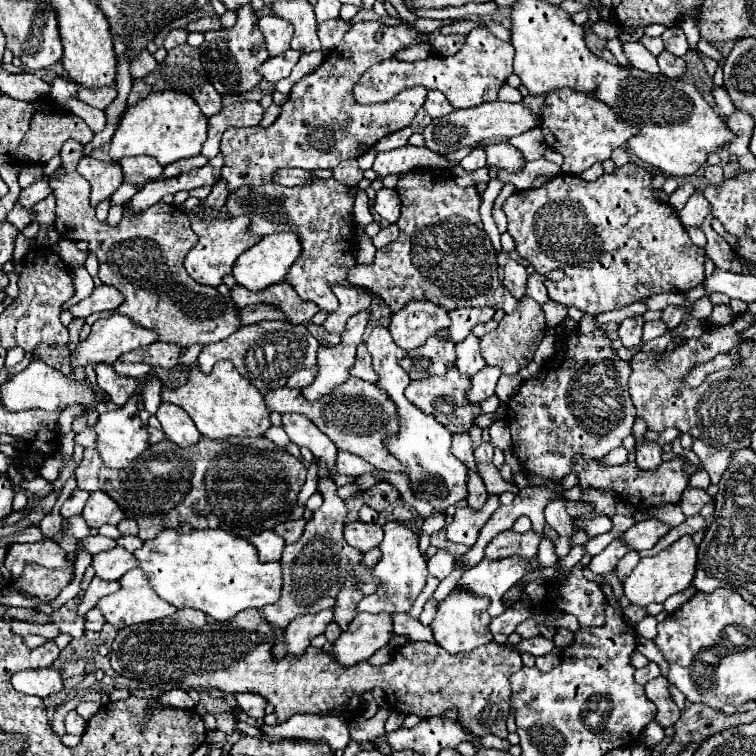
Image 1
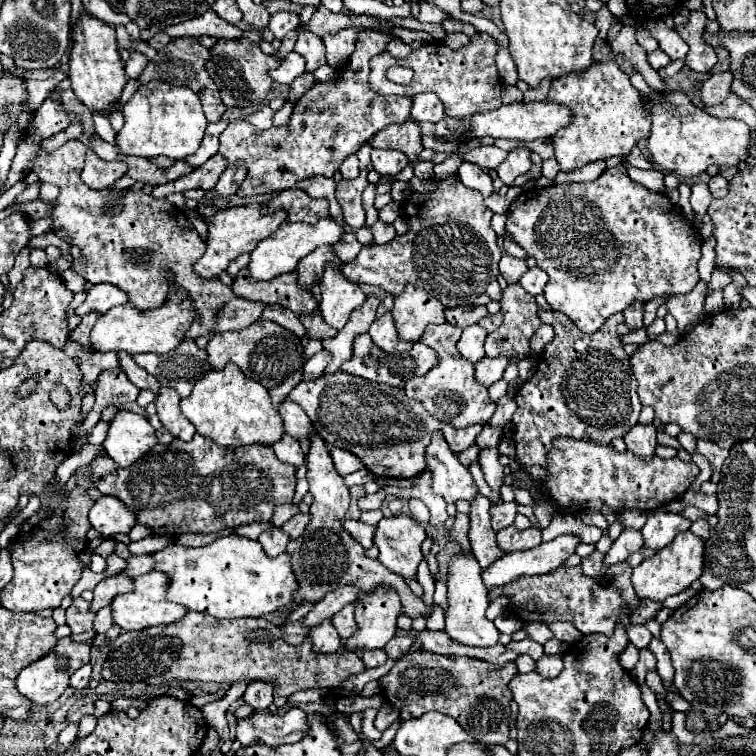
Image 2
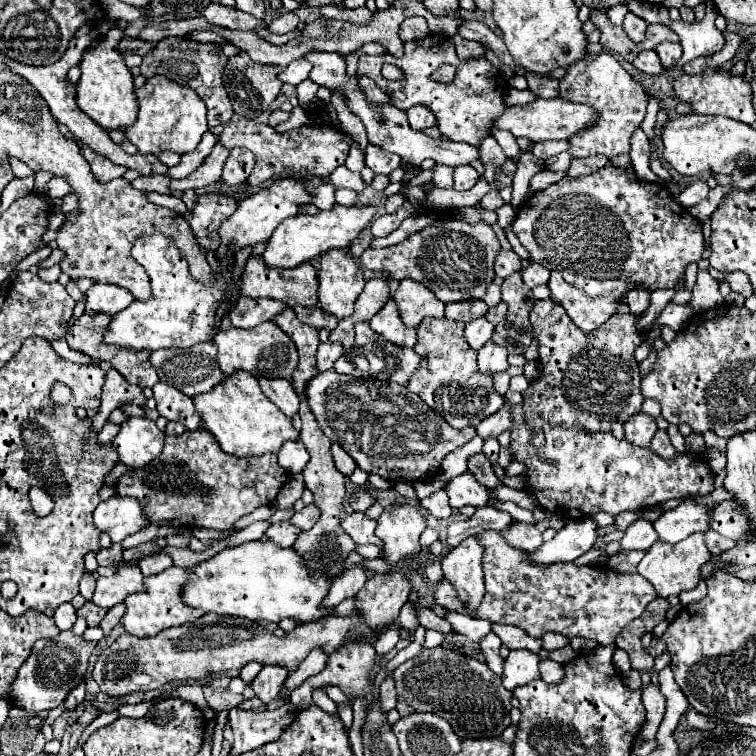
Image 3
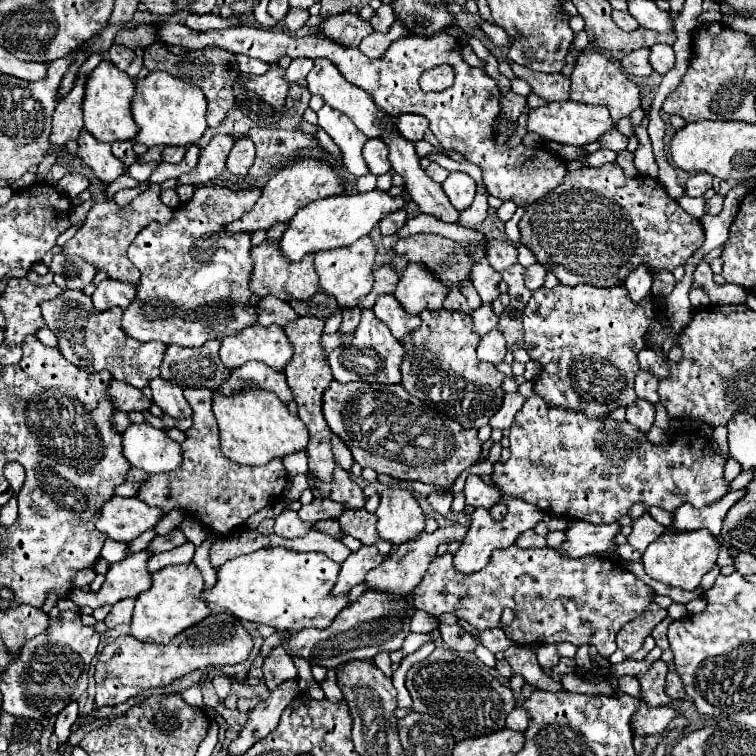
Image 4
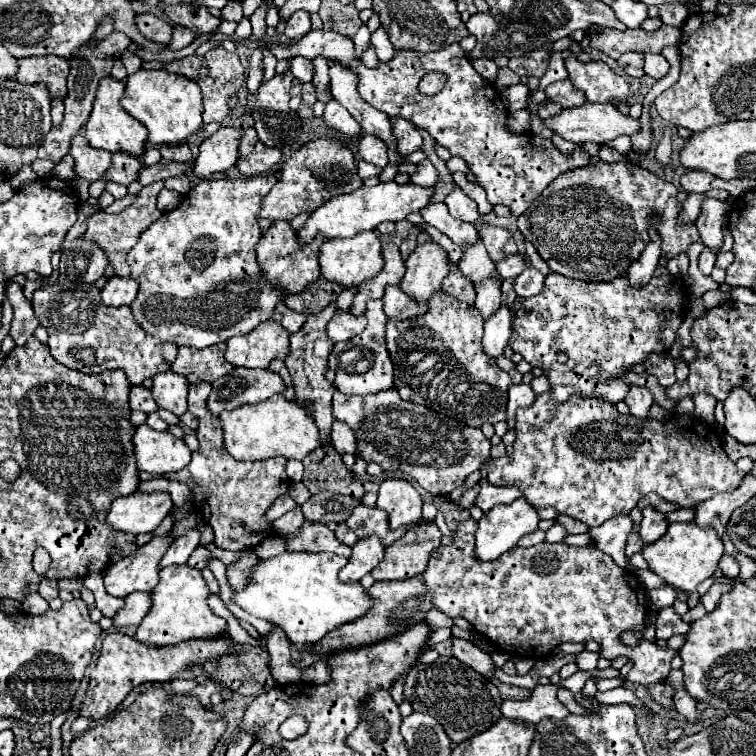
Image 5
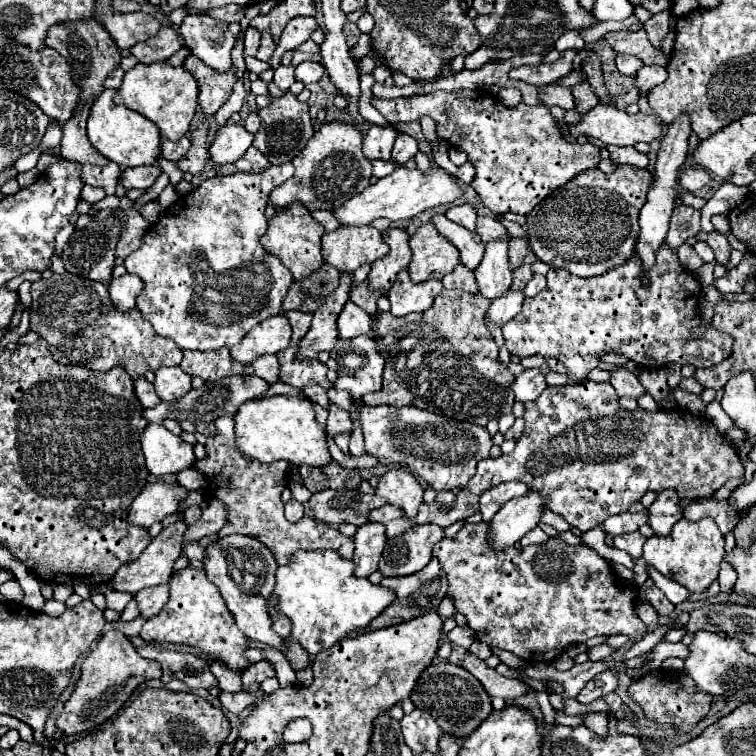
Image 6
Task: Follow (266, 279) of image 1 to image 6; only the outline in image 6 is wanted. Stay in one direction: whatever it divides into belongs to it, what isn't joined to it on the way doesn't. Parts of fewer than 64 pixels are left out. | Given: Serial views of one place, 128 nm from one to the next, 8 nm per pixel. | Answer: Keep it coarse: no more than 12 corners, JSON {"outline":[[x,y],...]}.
{"outline":[[396,168],[334,208],[340,226],[410,220],[462,188],[442,168]]}

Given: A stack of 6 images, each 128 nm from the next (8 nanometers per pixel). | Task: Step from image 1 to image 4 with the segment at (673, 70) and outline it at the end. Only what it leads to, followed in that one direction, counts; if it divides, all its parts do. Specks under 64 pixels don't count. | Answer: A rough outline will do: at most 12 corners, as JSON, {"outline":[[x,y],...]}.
{"outline":[[648,48],[630,52],[620,60],[622,68],[634,76],[650,76]]}

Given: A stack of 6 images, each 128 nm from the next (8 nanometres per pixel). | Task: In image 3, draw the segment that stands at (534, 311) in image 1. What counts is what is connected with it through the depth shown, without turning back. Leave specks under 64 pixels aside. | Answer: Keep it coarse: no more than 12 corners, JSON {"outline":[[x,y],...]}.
{"outline":[[520,272],[504,280],[506,320],[492,342],[524,354],[532,340],[528,316],[536,298]]}

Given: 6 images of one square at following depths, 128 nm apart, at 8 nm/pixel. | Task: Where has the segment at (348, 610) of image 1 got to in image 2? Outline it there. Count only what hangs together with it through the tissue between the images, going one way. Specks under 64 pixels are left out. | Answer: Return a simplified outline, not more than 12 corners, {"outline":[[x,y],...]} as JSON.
{"outline":[[336,614],[332,618],[342,642],[356,630],[354,614]]}

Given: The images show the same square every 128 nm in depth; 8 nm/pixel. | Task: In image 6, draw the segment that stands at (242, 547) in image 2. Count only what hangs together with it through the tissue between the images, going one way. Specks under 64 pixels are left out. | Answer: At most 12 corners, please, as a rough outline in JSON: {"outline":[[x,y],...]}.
{"outline":[[336,550],[296,552],[268,602],[314,656],[368,626],[392,590]]}

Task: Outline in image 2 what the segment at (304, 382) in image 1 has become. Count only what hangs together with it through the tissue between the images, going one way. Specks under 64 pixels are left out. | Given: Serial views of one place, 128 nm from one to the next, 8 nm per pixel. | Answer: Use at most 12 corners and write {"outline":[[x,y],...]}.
{"outline":[[326,350],[304,364],[302,380],[314,380],[330,362]]}

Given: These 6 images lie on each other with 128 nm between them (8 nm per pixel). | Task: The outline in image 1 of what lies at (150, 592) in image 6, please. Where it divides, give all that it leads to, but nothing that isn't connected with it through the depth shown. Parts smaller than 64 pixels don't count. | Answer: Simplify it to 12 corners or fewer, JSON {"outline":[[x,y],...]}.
{"outline":[[98,608],[86,614],[86,630],[100,632],[104,616]]}

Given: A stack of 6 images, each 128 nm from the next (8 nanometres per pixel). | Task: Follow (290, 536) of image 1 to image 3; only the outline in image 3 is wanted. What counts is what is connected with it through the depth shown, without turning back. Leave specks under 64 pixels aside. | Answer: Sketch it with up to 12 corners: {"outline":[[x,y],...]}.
{"outline":[[314,504],[296,512],[290,520],[300,530],[316,524],[320,510]]}

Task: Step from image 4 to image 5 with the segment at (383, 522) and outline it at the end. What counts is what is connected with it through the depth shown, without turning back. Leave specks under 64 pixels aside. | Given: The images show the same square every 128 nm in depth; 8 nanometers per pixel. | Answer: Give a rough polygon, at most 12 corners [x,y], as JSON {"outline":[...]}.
{"outline":[[404,478],[380,484],[392,530],[422,520],[422,498]]}

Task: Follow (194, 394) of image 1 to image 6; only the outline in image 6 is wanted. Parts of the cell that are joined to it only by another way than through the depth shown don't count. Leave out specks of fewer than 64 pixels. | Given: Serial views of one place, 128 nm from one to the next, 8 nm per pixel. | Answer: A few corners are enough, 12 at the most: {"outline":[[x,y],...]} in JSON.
{"outline":[[300,396],[248,400],[236,448],[258,462],[330,462]]}

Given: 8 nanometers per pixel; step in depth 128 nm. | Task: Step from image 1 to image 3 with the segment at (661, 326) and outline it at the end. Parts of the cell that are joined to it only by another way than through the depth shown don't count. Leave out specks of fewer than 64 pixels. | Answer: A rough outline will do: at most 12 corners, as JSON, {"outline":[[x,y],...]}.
{"outline":[[668,303],[656,322],[680,331],[692,318],[692,310]]}

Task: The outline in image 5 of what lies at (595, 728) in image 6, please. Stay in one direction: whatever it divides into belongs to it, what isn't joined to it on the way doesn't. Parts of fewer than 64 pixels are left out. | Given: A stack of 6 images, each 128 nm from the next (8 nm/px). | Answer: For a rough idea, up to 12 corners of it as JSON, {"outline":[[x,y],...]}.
{"outline":[[558,688],[560,700],[570,712],[582,712],[568,688]]}

